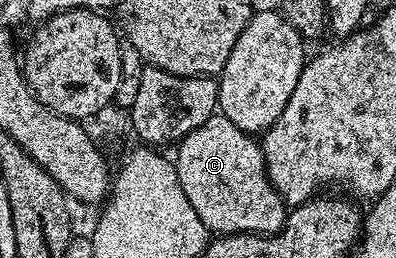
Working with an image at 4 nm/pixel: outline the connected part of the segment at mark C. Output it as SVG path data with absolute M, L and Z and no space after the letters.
M218 112L203 120L199 128L181 139L176 150L179 184L187 200L191 200L191 208L199 212L199 220L203 220L206 231L217 236L272 236L285 227L285 199L271 184L262 143L254 135L235 128L225 114Z

